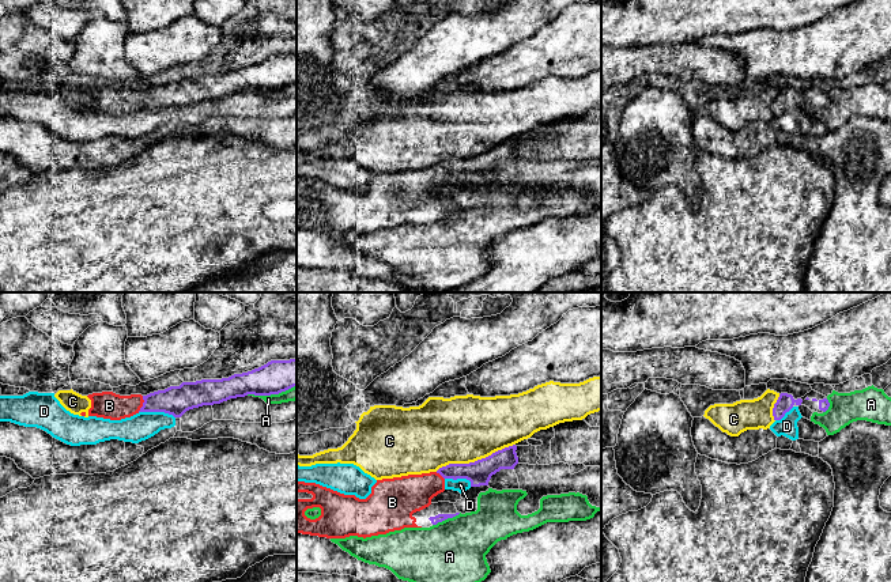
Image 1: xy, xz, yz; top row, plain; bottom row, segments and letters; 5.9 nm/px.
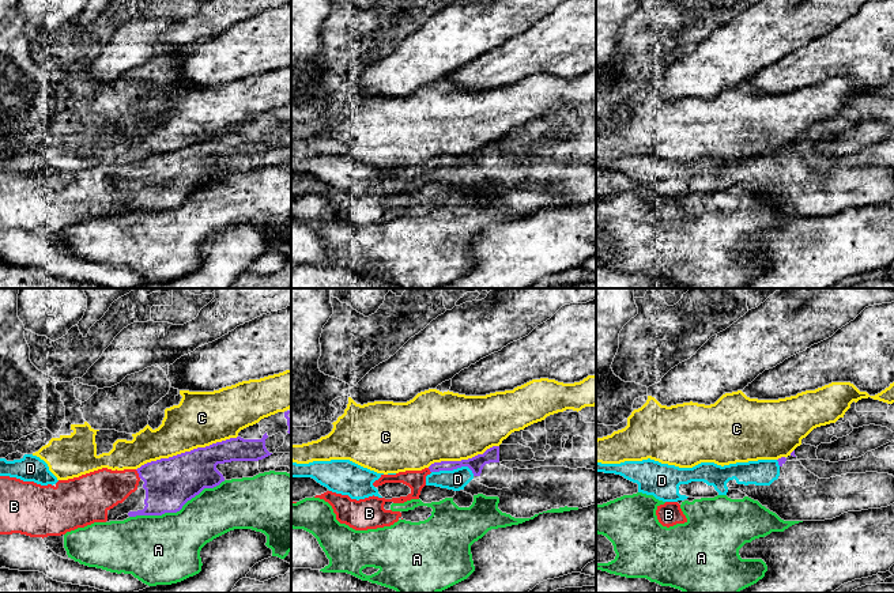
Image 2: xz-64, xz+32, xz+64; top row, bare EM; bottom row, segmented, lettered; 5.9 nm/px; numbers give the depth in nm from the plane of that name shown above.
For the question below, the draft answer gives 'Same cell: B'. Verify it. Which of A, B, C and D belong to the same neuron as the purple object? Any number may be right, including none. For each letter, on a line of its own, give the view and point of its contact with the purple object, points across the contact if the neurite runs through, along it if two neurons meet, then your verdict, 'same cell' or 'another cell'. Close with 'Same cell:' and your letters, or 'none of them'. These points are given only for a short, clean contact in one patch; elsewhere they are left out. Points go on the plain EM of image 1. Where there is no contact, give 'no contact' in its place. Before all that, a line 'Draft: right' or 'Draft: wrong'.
Draft: right
A: contact xy (271, 89); another cell
B: contact xy (143, 99); way xy (176, 95), (143, 99), (109, 101); same cell
C: contact xz (475, 157); another cell
D: contact xy (157, 106); border xy (139, 106), (163, 106), (174, 113); another cell
Same cell: B

